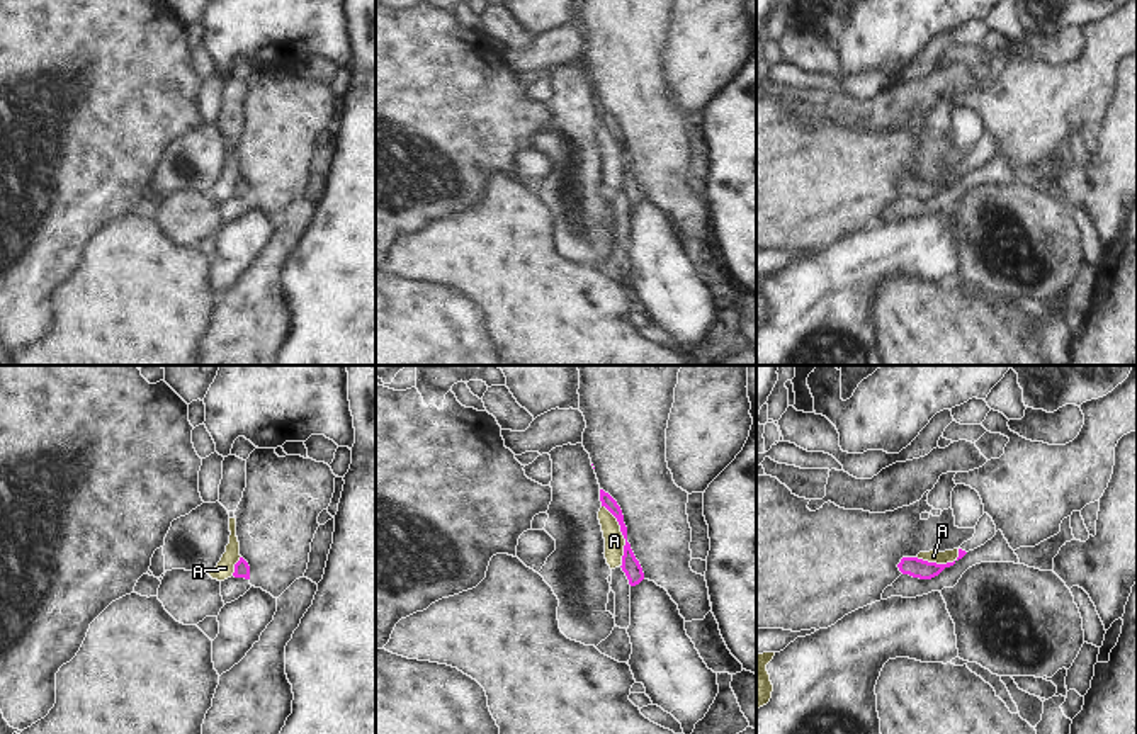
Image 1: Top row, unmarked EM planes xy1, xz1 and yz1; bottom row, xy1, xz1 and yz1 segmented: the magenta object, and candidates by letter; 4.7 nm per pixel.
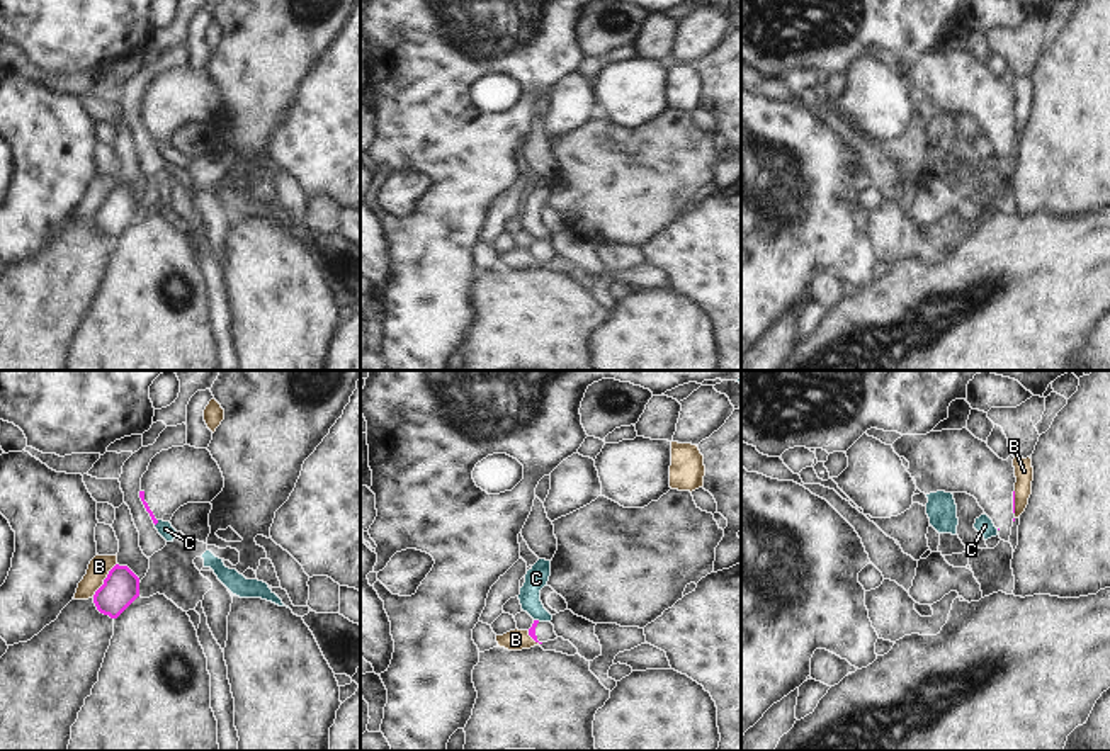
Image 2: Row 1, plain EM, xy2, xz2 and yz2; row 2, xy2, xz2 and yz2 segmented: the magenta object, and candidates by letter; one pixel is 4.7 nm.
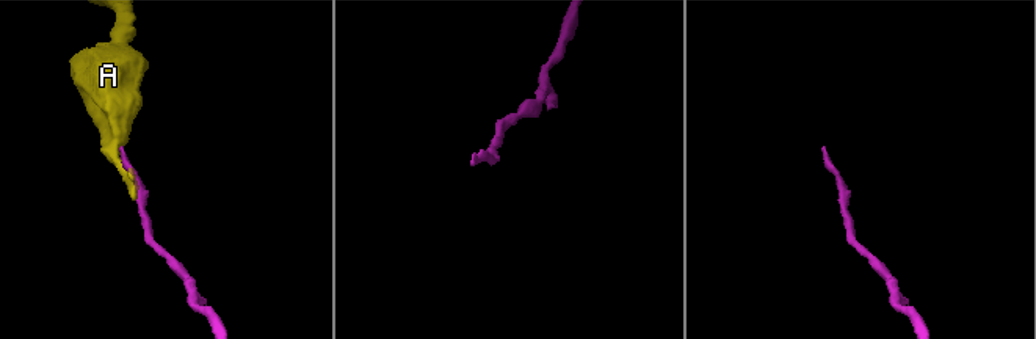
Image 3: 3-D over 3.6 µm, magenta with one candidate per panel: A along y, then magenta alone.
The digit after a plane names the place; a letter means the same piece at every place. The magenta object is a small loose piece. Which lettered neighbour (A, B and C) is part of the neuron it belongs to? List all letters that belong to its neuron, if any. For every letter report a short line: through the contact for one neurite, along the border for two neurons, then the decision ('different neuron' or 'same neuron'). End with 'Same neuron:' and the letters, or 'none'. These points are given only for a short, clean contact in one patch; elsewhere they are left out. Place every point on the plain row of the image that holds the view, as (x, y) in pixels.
A: line xz1 (602, 124), (616, 138), (624, 158), (621, 186); different neuron
B: different neuron
C: line xy2 (158, 140), (155, 145); different neuron
Same neuron: none

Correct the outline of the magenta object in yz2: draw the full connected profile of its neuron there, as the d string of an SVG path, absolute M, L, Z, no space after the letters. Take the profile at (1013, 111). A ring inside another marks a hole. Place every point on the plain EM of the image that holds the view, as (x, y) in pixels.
M967 48L903 54L894 71L909 82L906 88L925 112L967 112L974 116L1008 161L1015 141L1013 75L1000 78L986 61Z

